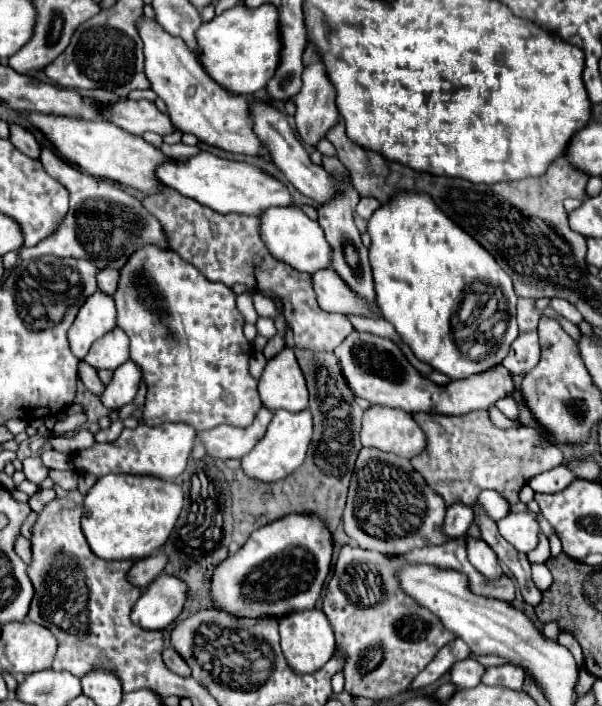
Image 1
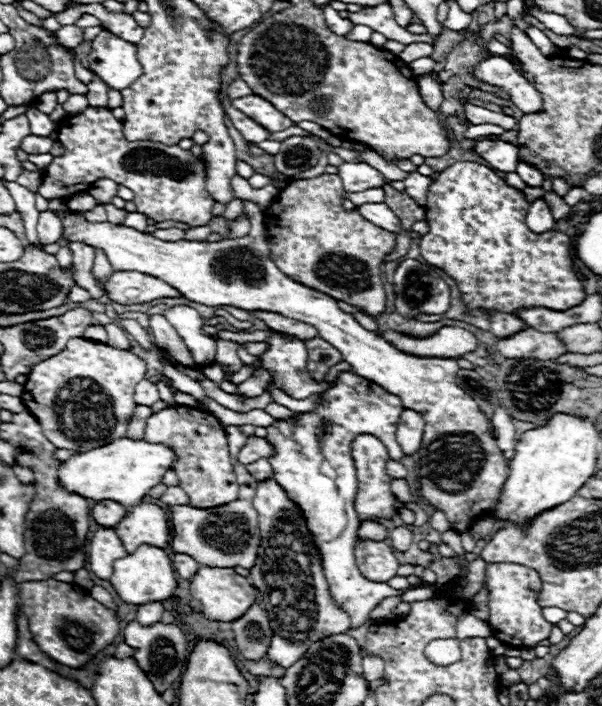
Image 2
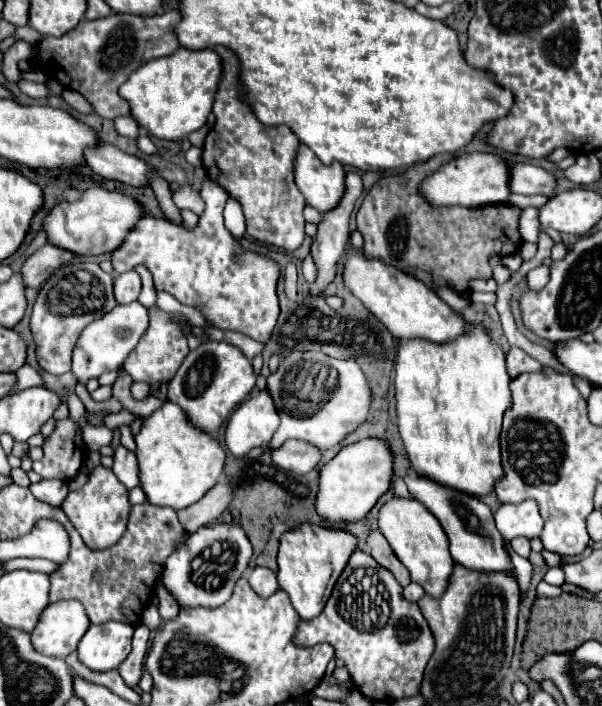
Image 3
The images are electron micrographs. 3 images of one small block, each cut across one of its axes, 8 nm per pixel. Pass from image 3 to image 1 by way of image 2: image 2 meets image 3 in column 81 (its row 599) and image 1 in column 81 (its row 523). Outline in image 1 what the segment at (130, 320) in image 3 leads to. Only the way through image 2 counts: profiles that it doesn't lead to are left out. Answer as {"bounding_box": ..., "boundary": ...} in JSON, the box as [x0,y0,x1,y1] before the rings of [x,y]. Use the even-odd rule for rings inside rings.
{"bounding_box":[68,290,116,358],"boundary":[[[96,290],[82,304],[74,324],[68,330],[70,350],[76,358],[84,358],[90,346],[116,326],[116,308],[112,296]]]}

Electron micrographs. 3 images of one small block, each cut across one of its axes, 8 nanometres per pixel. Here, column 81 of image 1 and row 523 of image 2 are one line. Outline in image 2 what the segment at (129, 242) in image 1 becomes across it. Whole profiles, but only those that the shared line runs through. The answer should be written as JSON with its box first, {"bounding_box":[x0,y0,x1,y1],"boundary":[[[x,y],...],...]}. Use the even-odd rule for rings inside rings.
{"bounding_box":[168,458,260,568],"boundary":[[[232,458],[240,494],[234,502],[220,506],[220,508],[188,508],[188,506],[168,506],[170,524],[172,524],[172,540],[170,548],[180,554],[192,556],[202,566],[224,566],[224,568],[252,568],[256,560],[256,552],[260,546],[260,532],[258,532],[258,512],[252,508],[252,498],[256,492],[256,480],[252,474],[246,472],[246,466],[238,464]]]}

